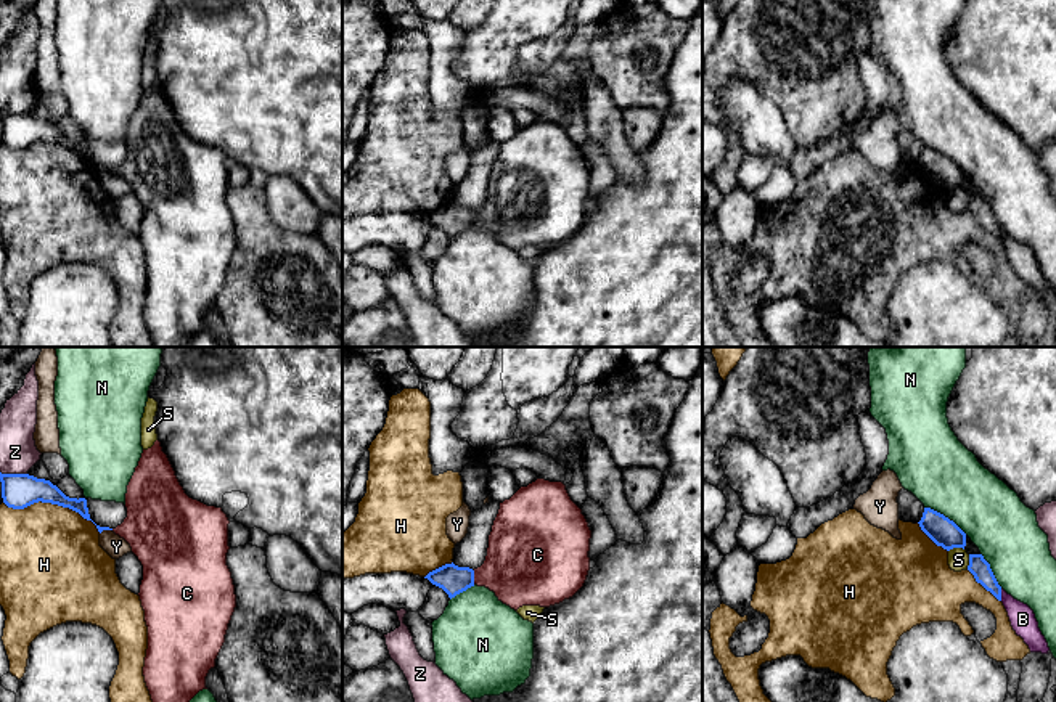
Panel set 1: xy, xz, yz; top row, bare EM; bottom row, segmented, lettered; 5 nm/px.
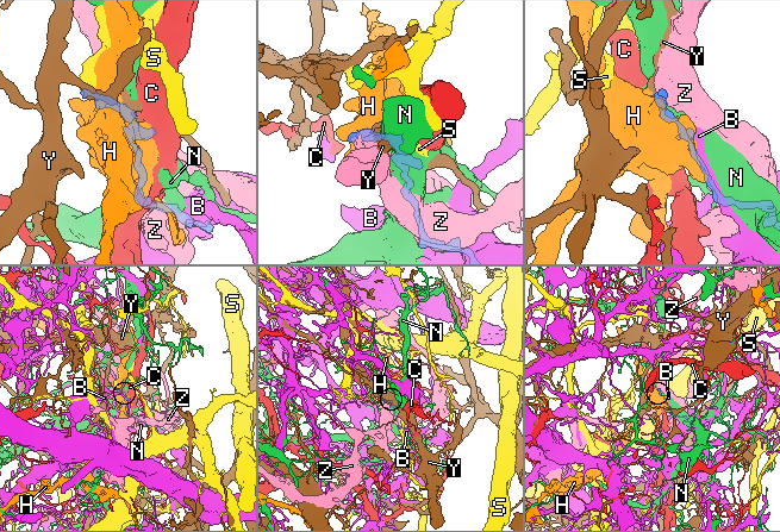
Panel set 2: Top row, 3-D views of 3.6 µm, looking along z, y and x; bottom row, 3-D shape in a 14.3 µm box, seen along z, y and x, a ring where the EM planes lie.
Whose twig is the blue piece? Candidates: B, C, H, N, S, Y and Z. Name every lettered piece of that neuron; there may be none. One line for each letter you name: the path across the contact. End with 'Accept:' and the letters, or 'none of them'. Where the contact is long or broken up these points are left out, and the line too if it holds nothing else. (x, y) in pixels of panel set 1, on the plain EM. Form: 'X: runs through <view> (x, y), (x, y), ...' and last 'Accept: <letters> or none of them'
C: runs through xz (452, 219), (473, 217), (521, 208)
Accept: C

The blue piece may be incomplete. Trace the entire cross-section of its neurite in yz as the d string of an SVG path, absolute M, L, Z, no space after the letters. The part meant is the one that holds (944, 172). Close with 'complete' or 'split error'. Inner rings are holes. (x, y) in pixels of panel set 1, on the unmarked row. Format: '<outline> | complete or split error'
M924 148L923 157L918 162L921 170L943 190L950 191L953 188L966 186L966 173L943 154Z | complete

